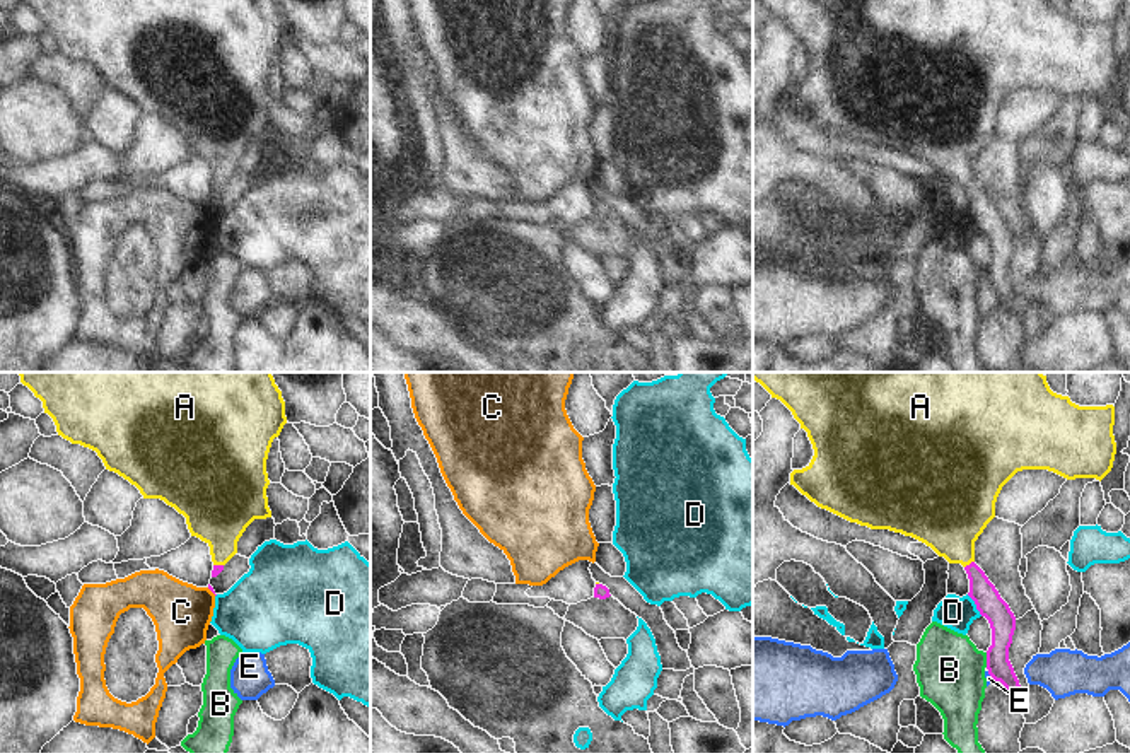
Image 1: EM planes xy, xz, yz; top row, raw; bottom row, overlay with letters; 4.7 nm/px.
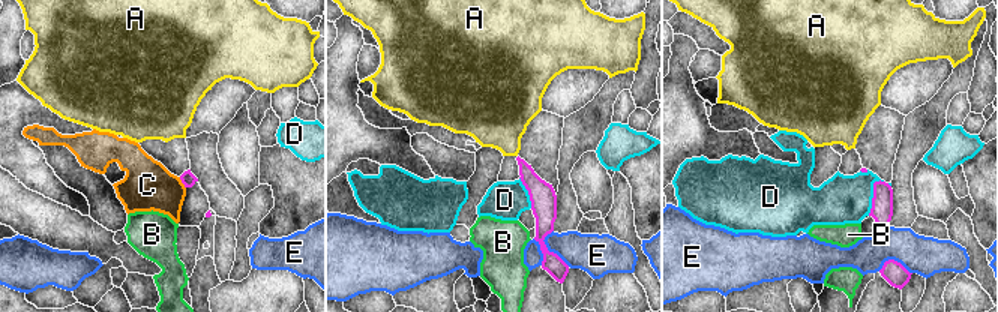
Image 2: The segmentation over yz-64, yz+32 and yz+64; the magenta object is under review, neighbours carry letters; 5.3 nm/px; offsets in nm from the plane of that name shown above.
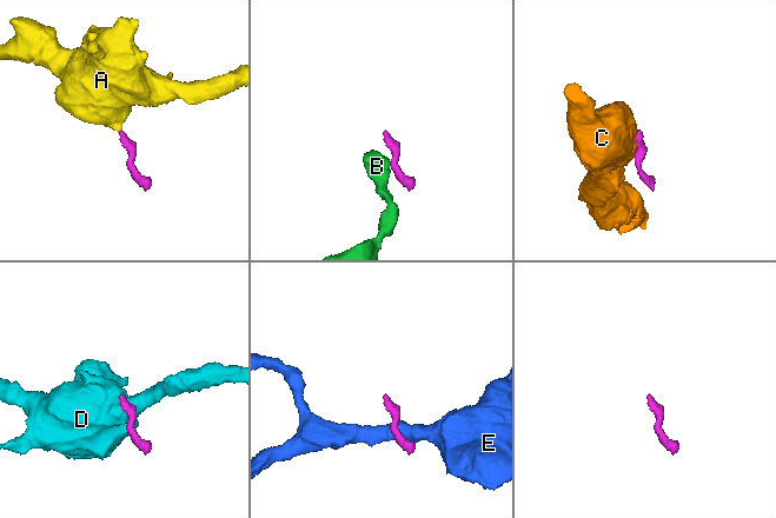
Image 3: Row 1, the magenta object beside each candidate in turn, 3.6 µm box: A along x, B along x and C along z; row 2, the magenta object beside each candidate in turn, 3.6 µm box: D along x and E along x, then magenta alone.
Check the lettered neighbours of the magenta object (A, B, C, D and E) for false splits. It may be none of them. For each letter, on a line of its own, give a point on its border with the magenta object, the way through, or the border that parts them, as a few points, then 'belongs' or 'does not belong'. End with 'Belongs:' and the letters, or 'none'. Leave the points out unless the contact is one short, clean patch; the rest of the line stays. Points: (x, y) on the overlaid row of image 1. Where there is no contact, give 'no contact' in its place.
A: meets magenta in yz at (970, 564); runs through yz (982, 591), (970, 564), (953, 538), (948, 516); belongs
B: meets magenta in yz at (987, 659); border along yz (985, 653), (987, 666); does not belong
C: meets magenta in xy at (212, 591); border along xy (207, 588), (215, 595); does not belong
D: meets magenta in yz at (975, 603); border along yz (966, 595), (982, 615); does not belong
E: meets magenta in yz at (989, 673); border along yz (987, 671), (992, 678); does not belong
Belongs: A

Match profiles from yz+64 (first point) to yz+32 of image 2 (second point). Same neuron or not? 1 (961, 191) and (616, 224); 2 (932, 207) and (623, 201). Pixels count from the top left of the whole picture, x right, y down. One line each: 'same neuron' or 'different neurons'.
1: same neuron
2: different neurons

